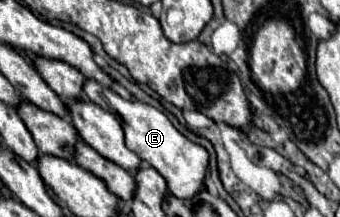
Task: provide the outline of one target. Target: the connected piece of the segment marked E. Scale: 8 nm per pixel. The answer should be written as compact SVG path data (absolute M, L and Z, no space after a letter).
M85 79L83 93L93 103L101 105L101 109L115 113L119 117L121 127L125 131L125 145L133 153L137 153L141 161L153 165L163 175L169 191L175 197L193 199L193 195L201 191L205 175L207 175L207 163L209 163L207 151L201 145L195 145L187 137L183 137L159 109L155 109L155 107L151 107L139 99L133 99L133 101L123 99L119 93L97 83L95 79Z

